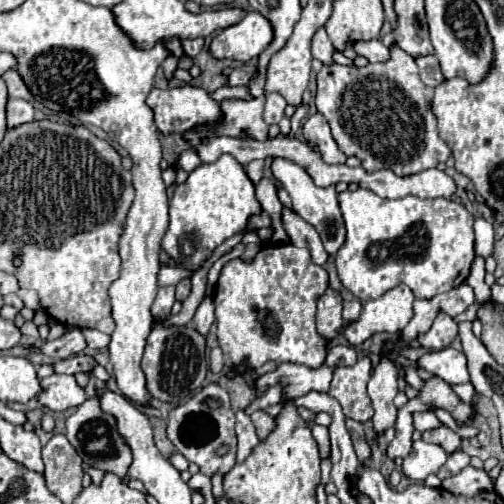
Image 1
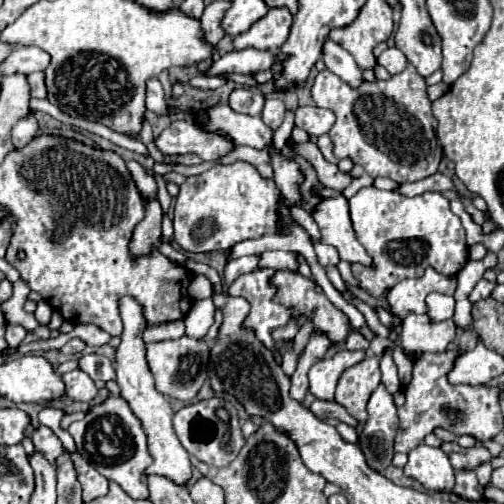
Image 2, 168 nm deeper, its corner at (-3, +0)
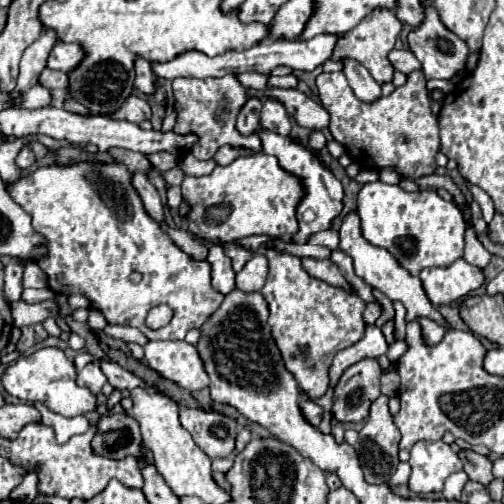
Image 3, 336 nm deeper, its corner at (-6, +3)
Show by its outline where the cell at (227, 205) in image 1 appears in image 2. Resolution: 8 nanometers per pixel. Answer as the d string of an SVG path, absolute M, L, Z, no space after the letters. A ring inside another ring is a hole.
M247 162L215 164L211 170L187 178L175 200L175 242L185 252L229 250L247 238L261 238L277 230L277 202L281 192Z

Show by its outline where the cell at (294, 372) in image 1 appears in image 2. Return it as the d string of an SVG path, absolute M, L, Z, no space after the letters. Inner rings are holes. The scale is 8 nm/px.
M339 350L331 358L323 358L321 362L313 364L309 370L309 392L319 400L333 400L337 380L345 368L351 368L353 364L361 362L365 352L349 352Z

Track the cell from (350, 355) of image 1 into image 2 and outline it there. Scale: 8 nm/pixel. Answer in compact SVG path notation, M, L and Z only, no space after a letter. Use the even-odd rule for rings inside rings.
M353 332L353 334L347 338L345 348L347 348L347 350L363 350L363 352L365 352L365 350L369 348L369 342L367 342L365 338L361 338L361 334Z

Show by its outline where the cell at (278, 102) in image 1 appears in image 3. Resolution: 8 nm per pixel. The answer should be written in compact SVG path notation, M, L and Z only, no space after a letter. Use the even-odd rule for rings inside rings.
M266 99L262 103L262 111L260 111L260 127L288 137L290 135L290 117L284 111L284 105L280 105L272 99Z

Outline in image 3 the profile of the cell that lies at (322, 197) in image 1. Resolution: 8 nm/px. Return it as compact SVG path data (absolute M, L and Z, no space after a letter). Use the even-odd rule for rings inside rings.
M356 213L346 215L344 221L342 221L342 227L340 227L340 249L354 259L354 269L356 269L356 275L358 275L358 277L362 277L370 287L380 289L380 291L382 291L386 297L390 297L392 301L400 301L400 303L406 307L406 321L414 321L414 319L420 319L420 317L428 317L428 319L436 321L438 325L448 327L446 319L440 315L440 311L438 311L438 309L430 303L430 299L426 297L426 291L424 291L424 287L422 287L420 277L410 275L410 273L396 261L396 257L394 257L388 249L370 245L370 243L362 237L362 233L360 233L360 217L358 217Z

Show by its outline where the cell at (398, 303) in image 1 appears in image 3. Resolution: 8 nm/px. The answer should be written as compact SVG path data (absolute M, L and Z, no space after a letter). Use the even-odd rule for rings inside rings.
M458 259L456 263L452 263L446 269L440 269L440 267L424 269L420 273L420 277L422 277L428 299L436 307L458 301L486 283L484 269L472 265L464 259Z

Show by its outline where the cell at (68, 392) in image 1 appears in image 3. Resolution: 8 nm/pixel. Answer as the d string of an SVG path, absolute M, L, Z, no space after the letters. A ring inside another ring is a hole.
M88 363L82 371L78 371L78 383L82 387L88 387L94 395L98 395L102 385L106 383L106 375L102 373L102 369L96 363Z

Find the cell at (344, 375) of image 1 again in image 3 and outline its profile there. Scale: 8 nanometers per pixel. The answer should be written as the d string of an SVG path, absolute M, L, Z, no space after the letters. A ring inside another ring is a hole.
M362 359L344 371L338 385L334 387L334 403L332 417L340 423L358 423L368 417L372 401L380 395L380 365L376 359Z

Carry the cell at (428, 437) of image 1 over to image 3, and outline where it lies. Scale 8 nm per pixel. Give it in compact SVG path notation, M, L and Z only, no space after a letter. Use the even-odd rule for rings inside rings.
M470 449L460 451L460 457L464 459L464 471L468 473L468 477L472 481L482 483L484 487L488 487L492 483L492 479L494 479L494 475L492 475L492 461L488 457L478 455L478 453L470 451Z

